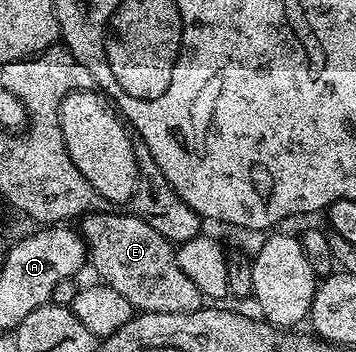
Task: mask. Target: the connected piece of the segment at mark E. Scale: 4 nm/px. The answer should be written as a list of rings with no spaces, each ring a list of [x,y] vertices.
[[[89,212],[78,225],[90,269],[92,265],[93,271],[100,276],[97,278],[103,284],[114,287],[118,295],[123,295],[132,304],[133,310],[141,313],[189,313],[205,304],[206,298],[200,294],[198,287],[194,287],[194,283],[182,275],[173,242],[165,239],[147,219],[135,212],[95,212]]]

